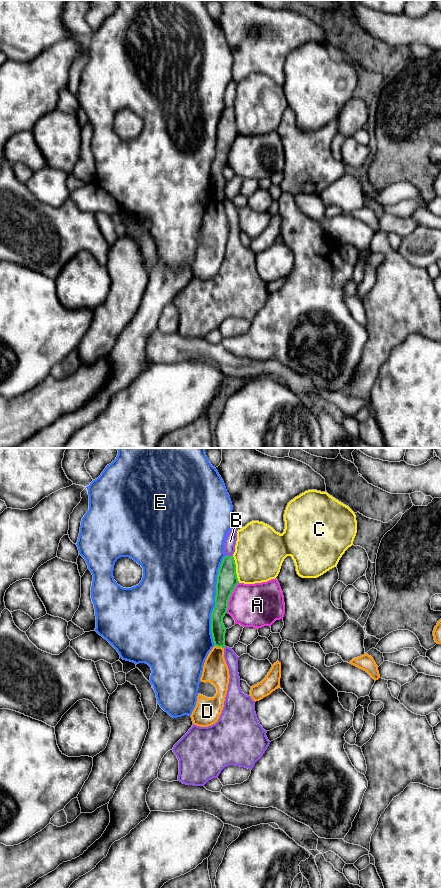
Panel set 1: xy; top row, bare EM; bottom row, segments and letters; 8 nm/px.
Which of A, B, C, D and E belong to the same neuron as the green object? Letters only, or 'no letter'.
no letter

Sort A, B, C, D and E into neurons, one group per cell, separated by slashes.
A / B / C / D / E

